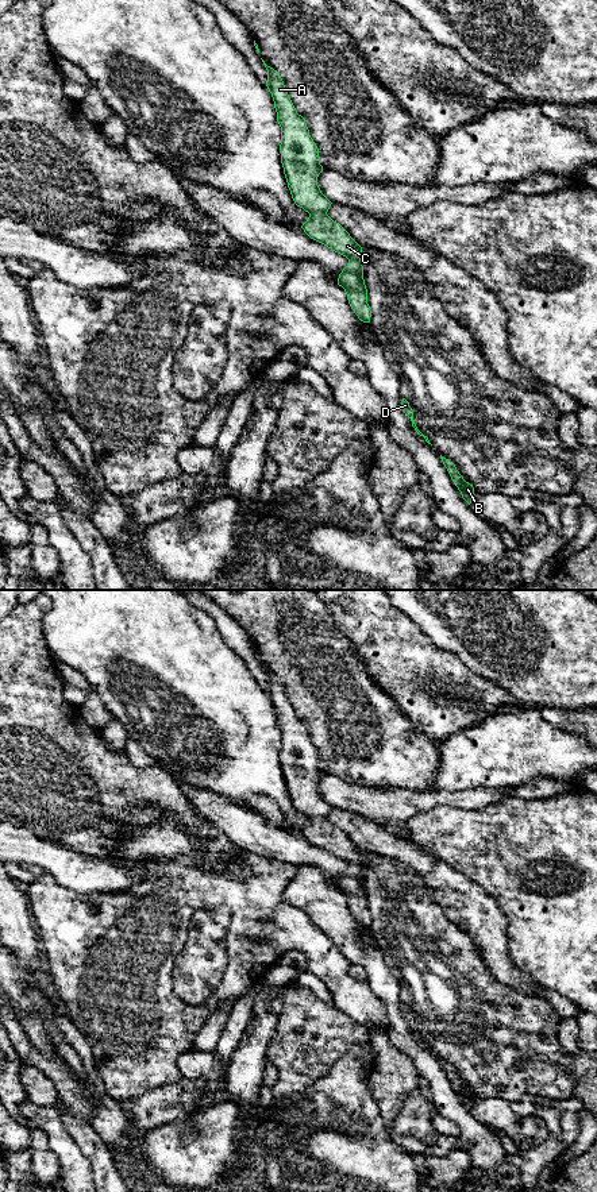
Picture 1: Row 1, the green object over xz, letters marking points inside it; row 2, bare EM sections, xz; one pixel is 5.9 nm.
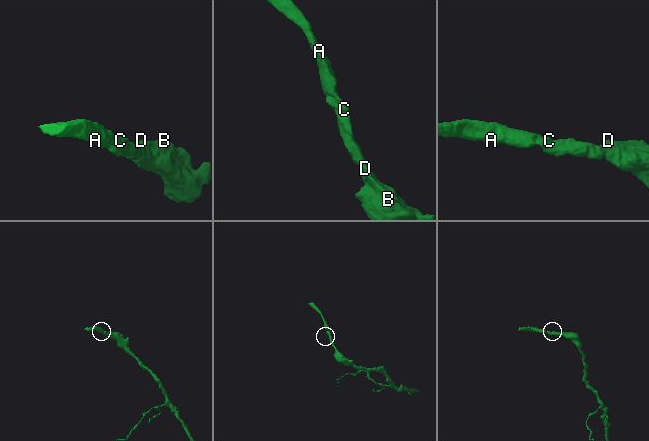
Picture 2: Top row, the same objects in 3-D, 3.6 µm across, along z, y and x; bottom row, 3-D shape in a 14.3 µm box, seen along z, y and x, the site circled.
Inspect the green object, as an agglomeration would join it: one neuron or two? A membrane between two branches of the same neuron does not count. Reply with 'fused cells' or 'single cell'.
single cell

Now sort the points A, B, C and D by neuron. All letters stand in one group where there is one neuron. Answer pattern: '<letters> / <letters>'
A B C D

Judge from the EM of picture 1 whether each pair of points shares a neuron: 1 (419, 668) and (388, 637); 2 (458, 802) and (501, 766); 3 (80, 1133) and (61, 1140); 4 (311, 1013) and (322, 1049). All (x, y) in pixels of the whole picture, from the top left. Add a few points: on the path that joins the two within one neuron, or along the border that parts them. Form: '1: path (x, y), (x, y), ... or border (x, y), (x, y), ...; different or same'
1: path (411, 660), (396, 645); same
2: border (509, 787), (469, 787), (446, 791); different
3: border (57, 1106), (66, 1131), (88, 1161); different
4: path (311, 1022), (312, 1040); same

